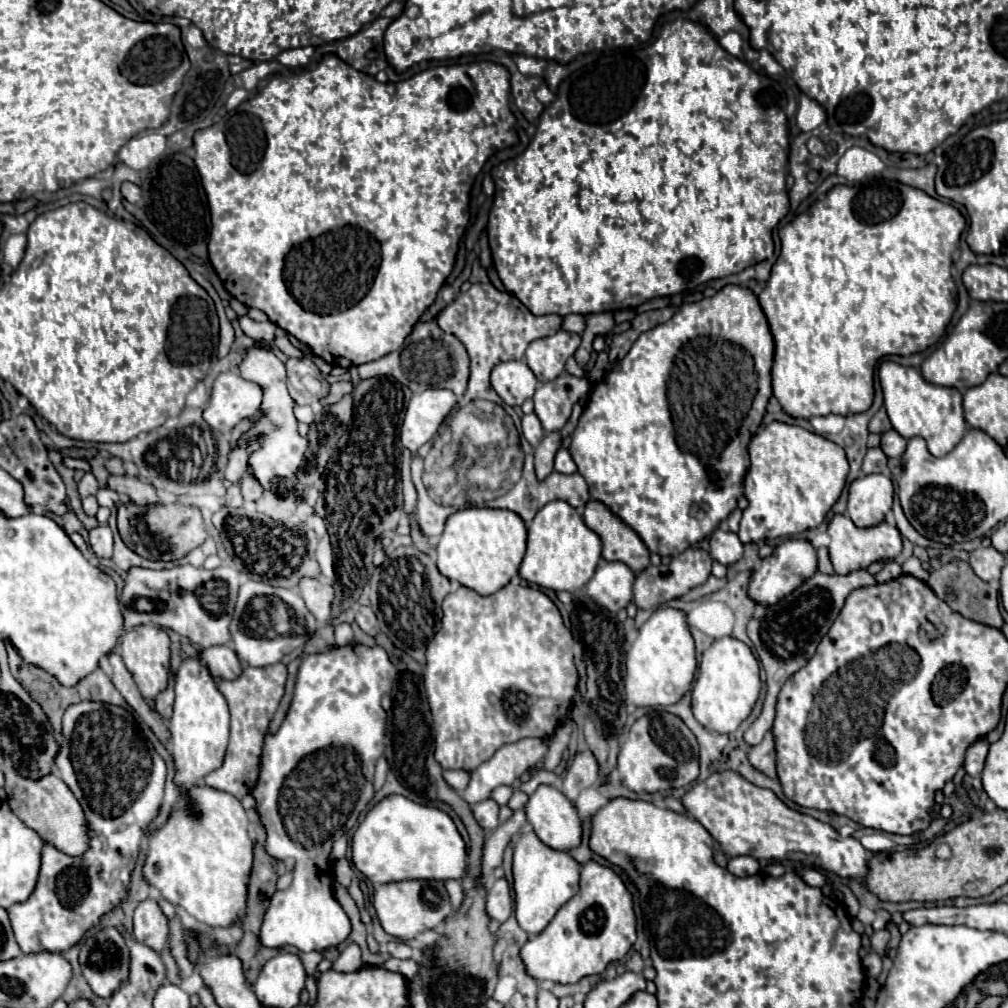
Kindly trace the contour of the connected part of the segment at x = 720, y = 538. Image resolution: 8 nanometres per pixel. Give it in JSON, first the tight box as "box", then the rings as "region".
{"box":[709,529,743,565],"region":[[[715,529],[709,539],[709,545],[711,545],[711,551],[709,551],[711,557],[723,565],[731,565],[743,557],[743,543],[731,531],[725,533],[721,529]]]}

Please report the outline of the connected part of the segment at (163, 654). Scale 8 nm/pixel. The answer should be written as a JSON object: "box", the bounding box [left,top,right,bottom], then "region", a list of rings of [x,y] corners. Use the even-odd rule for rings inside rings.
{"box":[119,625,171,699],"region":[[[141,625],[141,627],[125,633],[121,647],[119,647],[119,655],[125,663],[125,667],[129,669],[129,673],[133,675],[133,681],[135,681],[135,685],[139,687],[139,691],[145,699],[155,699],[157,693],[167,689],[169,653],[171,653],[169,651],[169,637],[157,625]]]}

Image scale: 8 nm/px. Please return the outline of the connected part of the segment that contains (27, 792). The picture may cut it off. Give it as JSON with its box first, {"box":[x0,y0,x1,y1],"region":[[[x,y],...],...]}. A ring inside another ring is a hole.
{"box":[5,759,89,857],"region":[[[7,759],[7,769],[5,769],[5,791],[7,791],[7,803],[13,809],[13,813],[25,821],[33,831],[39,833],[39,837],[53,845],[55,849],[69,853],[71,857],[81,857],[81,853],[87,853],[89,849],[89,833],[87,833],[87,817],[79,805],[79,801],[73,797],[69,787],[63,783],[61,777],[55,773],[31,781],[23,779]]]}

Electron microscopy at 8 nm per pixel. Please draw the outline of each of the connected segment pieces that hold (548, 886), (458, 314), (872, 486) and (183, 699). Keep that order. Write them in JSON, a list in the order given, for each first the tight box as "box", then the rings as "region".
[{"box":[513,831,581,933],"region":[[[533,831],[521,833],[513,851],[513,891],[515,891],[515,915],[519,925],[529,933],[541,933],[553,915],[579,891],[581,865],[565,851],[553,851],[539,841]]]},{"box":[437,283,563,403],"region":[[[473,283],[467,293],[459,293],[455,301],[437,315],[437,325],[445,333],[455,335],[471,357],[471,377],[469,387],[463,395],[463,403],[477,399],[477,395],[481,395],[481,399],[487,399],[491,393],[491,369],[501,361],[523,359],[525,349],[531,341],[557,333],[561,329],[561,323],[563,319],[559,315],[531,315],[519,299],[497,291],[491,283]]]},{"box":[847,475,893,525],"region":[[[865,475],[849,487],[847,515],[855,525],[879,525],[891,513],[893,483],[885,475]]]},{"box":[169,659,229,791],"region":[[[185,659],[177,669],[175,705],[169,731],[177,769],[175,783],[181,787],[181,791],[197,785],[207,773],[215,771],[223,763],[229,741],[229,707],[201,659]]]}]

